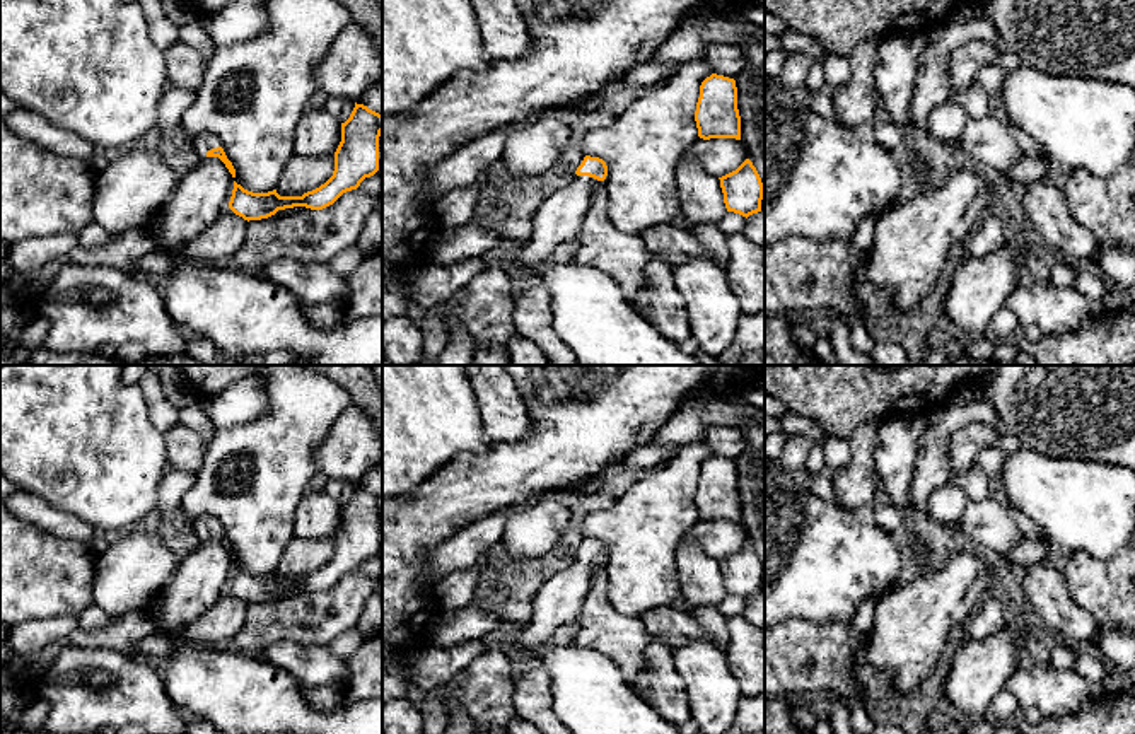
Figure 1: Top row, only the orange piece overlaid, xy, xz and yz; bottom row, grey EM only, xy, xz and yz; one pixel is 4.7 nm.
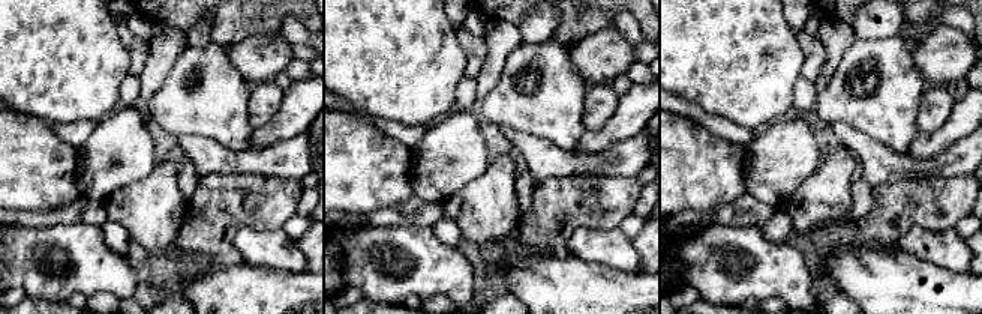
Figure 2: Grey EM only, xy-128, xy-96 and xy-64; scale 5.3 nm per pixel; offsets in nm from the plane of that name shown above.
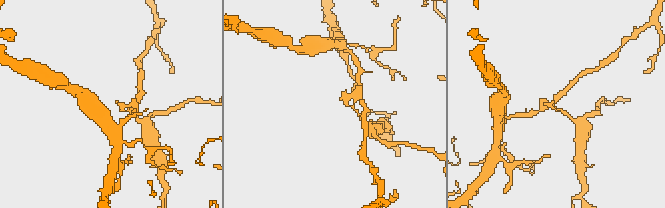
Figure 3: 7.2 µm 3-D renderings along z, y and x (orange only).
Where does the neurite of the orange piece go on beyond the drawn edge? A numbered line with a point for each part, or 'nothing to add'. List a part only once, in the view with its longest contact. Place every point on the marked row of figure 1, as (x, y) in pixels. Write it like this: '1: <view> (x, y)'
1: xz (560, 217)

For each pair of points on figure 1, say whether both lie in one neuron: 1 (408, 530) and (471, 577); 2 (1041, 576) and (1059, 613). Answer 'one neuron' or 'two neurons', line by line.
1: two neurons
2: one neuron

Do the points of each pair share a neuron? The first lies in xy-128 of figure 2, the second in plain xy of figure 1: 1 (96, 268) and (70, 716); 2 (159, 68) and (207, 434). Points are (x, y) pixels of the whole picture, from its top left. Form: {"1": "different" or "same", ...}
{"1": "same", "2": "same"}

